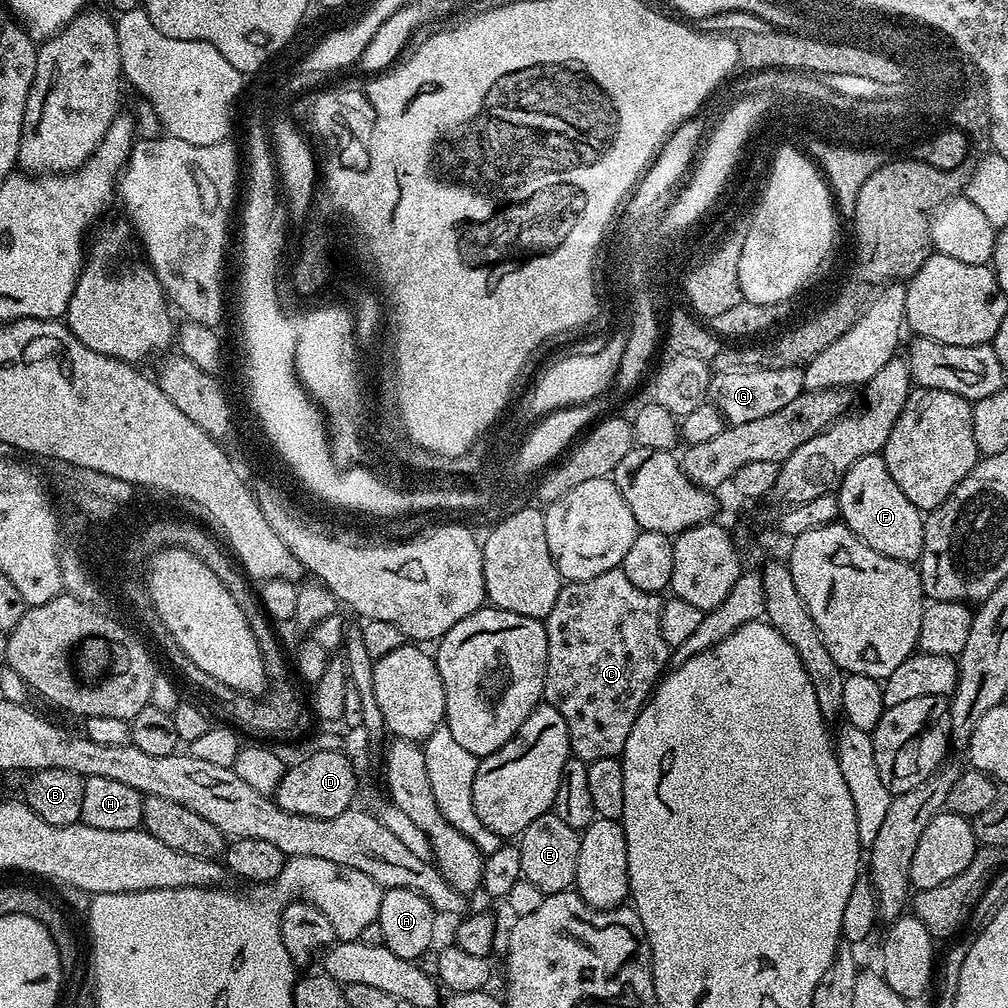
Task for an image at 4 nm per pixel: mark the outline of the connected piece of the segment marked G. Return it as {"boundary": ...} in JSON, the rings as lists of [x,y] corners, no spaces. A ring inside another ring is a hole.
{"boundary":[[[803,367],[747,368],[715,373],[708,382],[707,399],[724,415],[728,424],[741,424],[755,422],[757,418],[766,418],[766,414],[774,414],[774,410],[782,410],[782,406],[794,402],[794,398],[805,391]]]}

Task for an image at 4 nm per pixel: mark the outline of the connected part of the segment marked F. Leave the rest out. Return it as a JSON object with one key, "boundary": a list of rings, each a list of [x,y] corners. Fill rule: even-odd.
{"boundary":[[[883,455],[858,458],[858,462],[854,462],[841,478],[835,495],[840,507],[840,520],[866,546],[886,558],[919,561],[924,545],[924,516],[912,505],[910,498],[898,490],[898,482],[890,478]]]}

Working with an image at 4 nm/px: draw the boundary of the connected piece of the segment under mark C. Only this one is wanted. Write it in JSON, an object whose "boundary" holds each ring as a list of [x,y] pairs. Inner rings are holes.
{"boundary":[[[623,567],[611,568],[606,570],[606,574],[598,574],[598,578],[565,583],[558,594],[558,602],[554,602],[554,610],[550,610],[544,620],[546,670],[542,700],[566,718],[571,755],[575,759],[591,762],[586,778],[590,786],[590,799],[601,820],[620,820],[624,815],[626,782],[623,763],[617,757],[626,746],[630,726],[634,726],[645,700],[652,695],[652,689],[661,679],[665,671],[664,663],[666,666],[670,660],[670,649],[662,638],[660,626],[661,603],[657,593],[638,590],[638,586],[626,578]]]}

